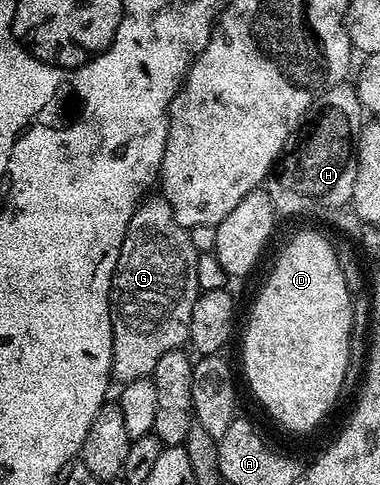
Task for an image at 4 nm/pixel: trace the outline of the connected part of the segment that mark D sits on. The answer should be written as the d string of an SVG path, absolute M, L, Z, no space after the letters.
M300 233L280 253L272 274L264 281L260 294L252 301L252 310L248 313L248 326L244 329L244 377L252 388L252 393L264 404L264 409L280 425L293 429L296 433L304 433L312 429L332 409L332 404L340 397L344 389L344 380L350 368L350 339L352 338L352 296L346 287L346 279L342 275L340 260L336 257L335 244L327 241L320 233Z

